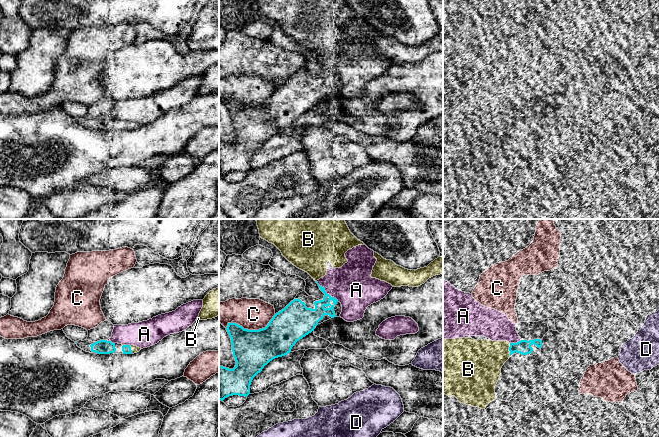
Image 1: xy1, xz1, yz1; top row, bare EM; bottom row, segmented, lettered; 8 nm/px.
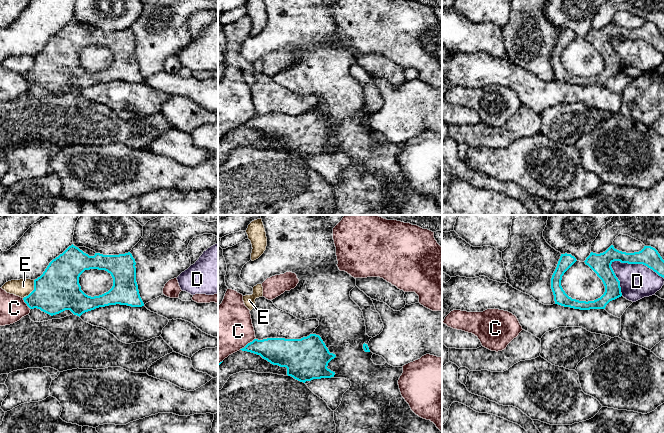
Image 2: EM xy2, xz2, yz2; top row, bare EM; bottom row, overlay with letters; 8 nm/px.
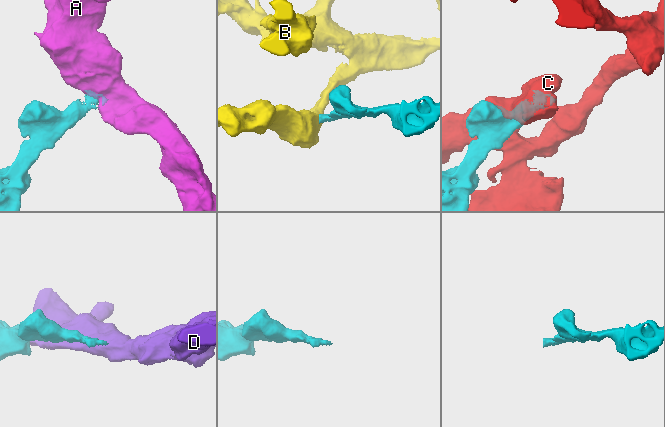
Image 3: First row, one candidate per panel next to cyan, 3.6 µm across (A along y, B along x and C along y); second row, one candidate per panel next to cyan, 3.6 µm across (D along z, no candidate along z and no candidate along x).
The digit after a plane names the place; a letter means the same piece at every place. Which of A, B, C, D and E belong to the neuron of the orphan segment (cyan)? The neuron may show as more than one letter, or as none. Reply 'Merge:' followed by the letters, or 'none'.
Merge: B

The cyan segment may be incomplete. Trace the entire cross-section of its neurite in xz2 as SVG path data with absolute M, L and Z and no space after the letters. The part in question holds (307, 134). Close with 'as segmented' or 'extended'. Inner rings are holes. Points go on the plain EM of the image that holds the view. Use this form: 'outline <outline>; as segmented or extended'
outline M316 110L301 115L254 115L240 126L260 131L273 141L286 143L288 152L303 159L335 151L327 142L336 131L329 128Z; as segmented

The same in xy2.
outline M72 20L34 56L34 66L23 76L30 85L37 84L51 92L70 86L80 93L96 84L116 80L142 83L144 79L136 58L135 41L130 28L89 32ZM90 45L111 50L113 62L108 68L91 73L81 66L79 53Z; as segmented

